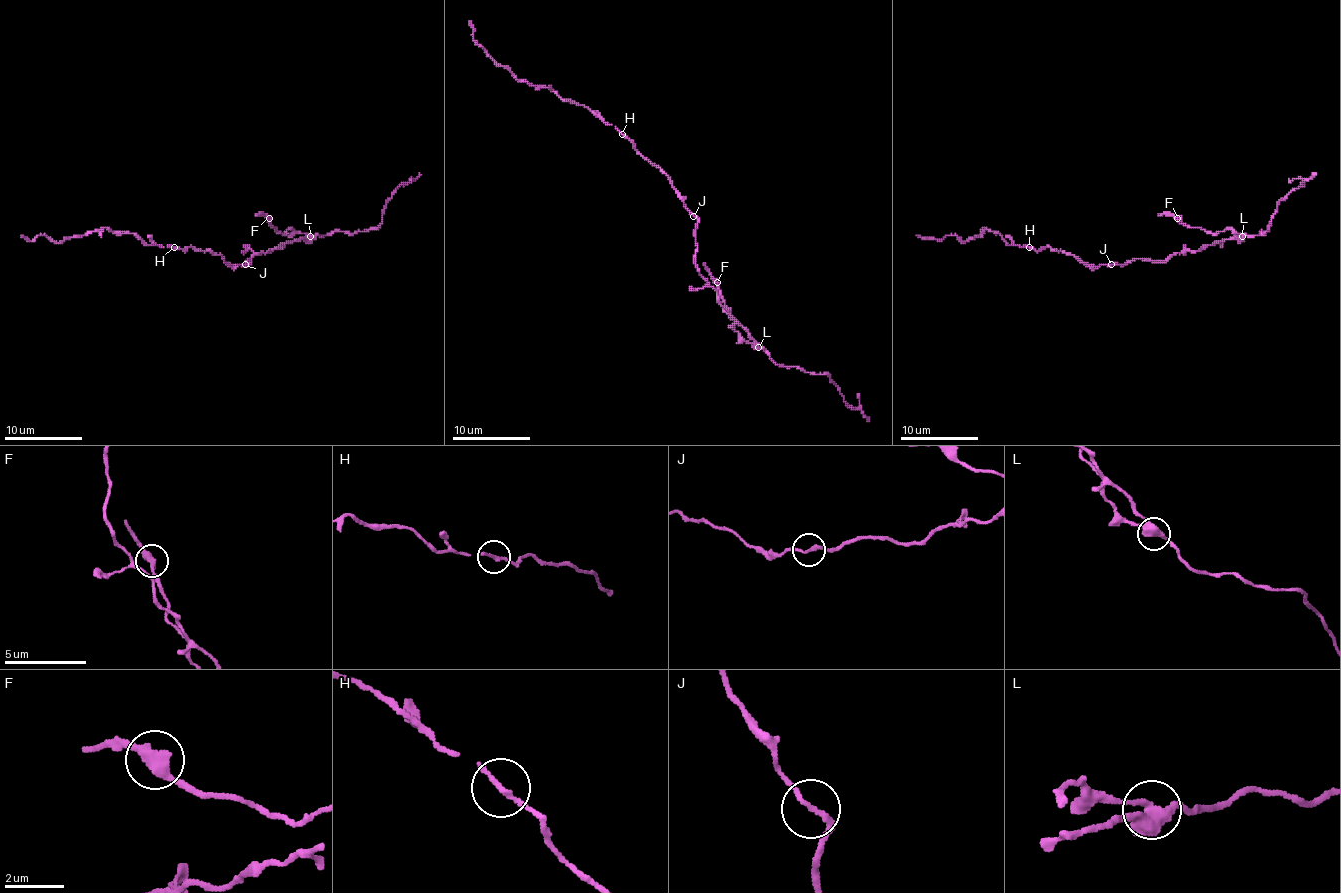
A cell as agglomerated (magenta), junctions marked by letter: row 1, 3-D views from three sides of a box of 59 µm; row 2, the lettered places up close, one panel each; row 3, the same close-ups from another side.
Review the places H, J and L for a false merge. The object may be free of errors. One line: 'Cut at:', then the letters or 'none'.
Cut at: L

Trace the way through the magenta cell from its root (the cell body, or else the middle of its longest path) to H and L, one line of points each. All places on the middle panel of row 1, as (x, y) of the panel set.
H: (695, 216), (686, 206), (672, 181), (621, 134)
L: (695, 216), (695, 267), (717, 292), (717, 300), (758, 347)

